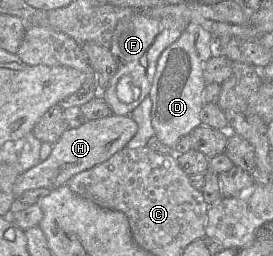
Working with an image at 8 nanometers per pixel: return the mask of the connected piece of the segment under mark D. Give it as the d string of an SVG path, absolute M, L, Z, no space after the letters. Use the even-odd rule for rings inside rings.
M189 23L181 36L161 53L157 61L156 72L152 81L148 98L152 101L151 123L155 136L165 145L174 147L176 142L184 135L201 125L200 112L204 106L203 77L204 64L215 54L214 36L196 23Z

